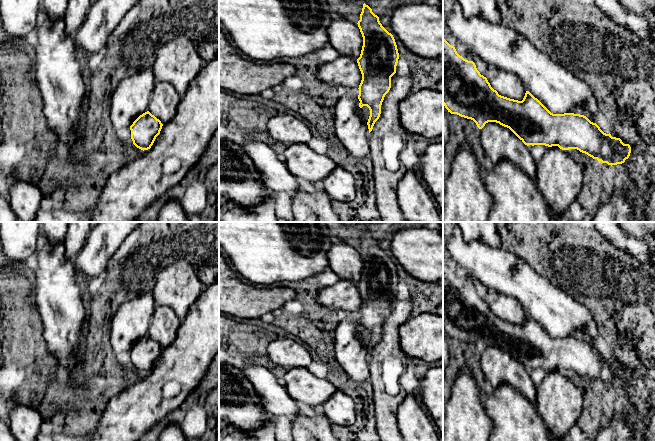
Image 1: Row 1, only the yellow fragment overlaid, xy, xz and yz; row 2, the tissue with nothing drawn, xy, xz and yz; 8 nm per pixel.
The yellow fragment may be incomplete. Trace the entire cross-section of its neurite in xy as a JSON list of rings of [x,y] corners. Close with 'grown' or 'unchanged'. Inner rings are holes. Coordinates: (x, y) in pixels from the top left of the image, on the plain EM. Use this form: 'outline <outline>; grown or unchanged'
outline [[[156,306],[148,335],[140,339],[130,350],[133,368],[148,374],[160,358],[162,350],[175,339],[181,320],[168,306]]]; grown

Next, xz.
outline [[[363,228],[358,251],[363,261],[360,281],[357,283],[362,304],[359,309],[359,331],[367,330],[370,340],[367,346],[369,369],[373,386],[376,430],[381,441],[403,441],[397,424],[397,412],[407,393],[400,384],[406,371],[405,354],[399,347],[399,327],[411,317],[411,298],[396,298],[399,277],[395,263],[380,247],[372,233]]]; grown

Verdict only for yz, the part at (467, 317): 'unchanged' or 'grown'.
unchanged

